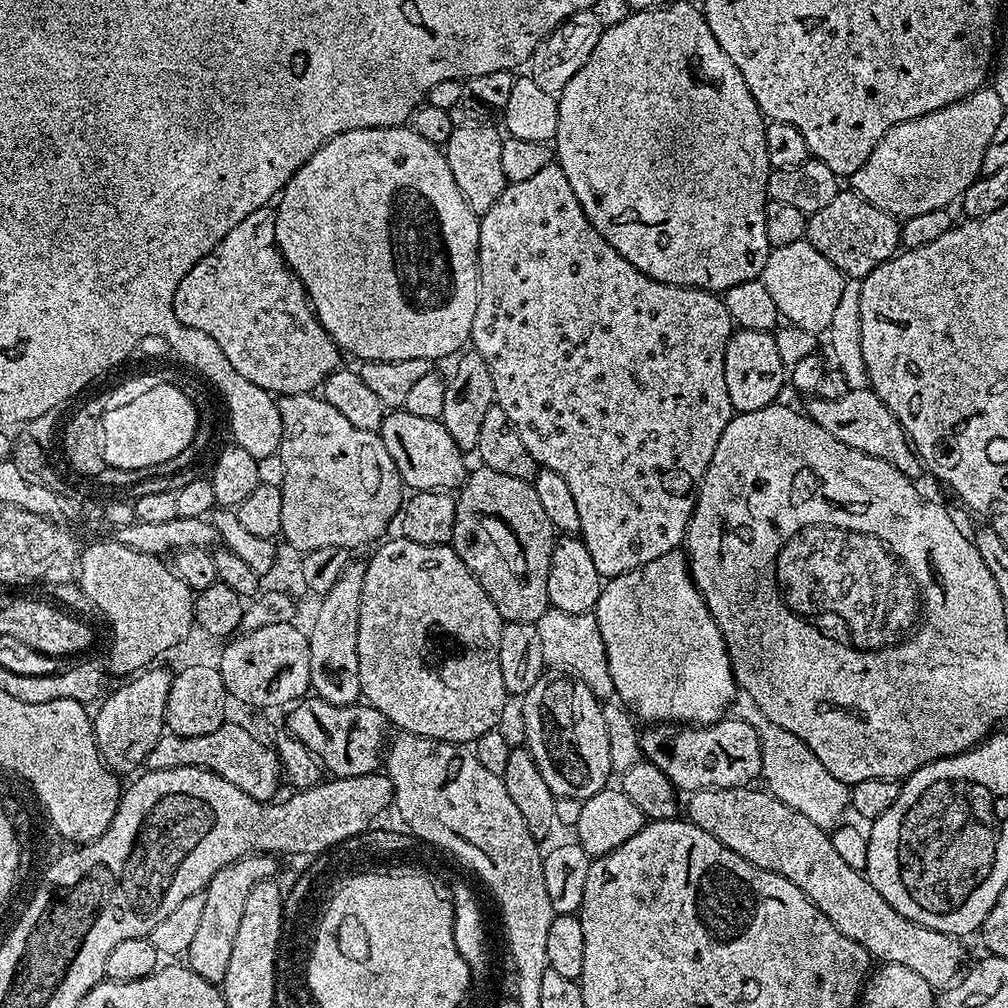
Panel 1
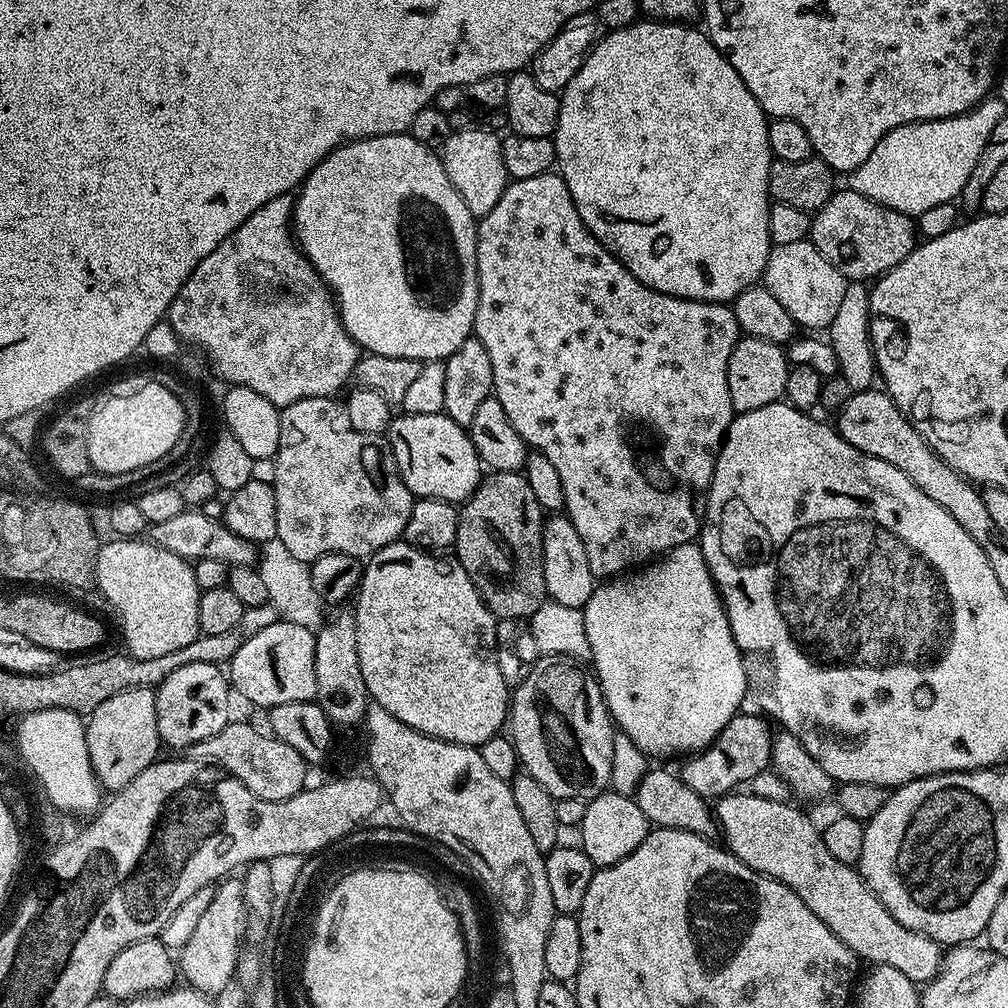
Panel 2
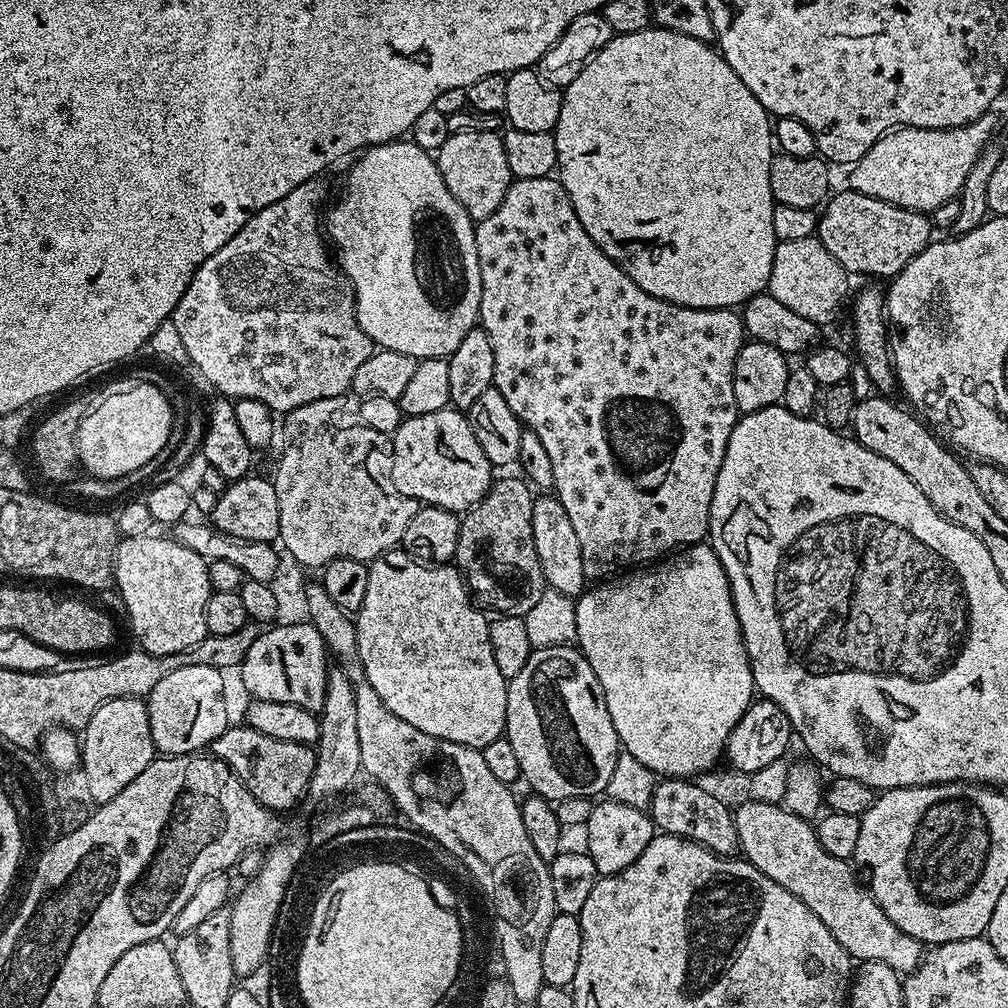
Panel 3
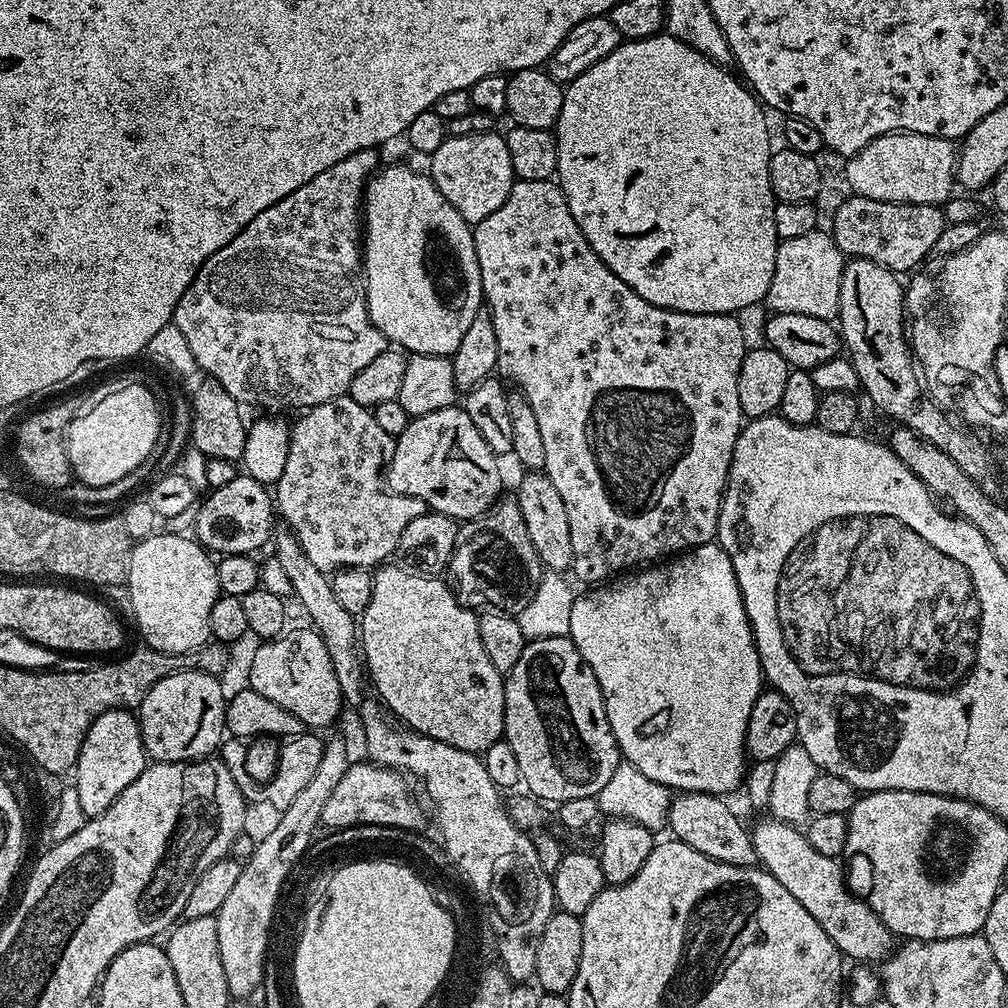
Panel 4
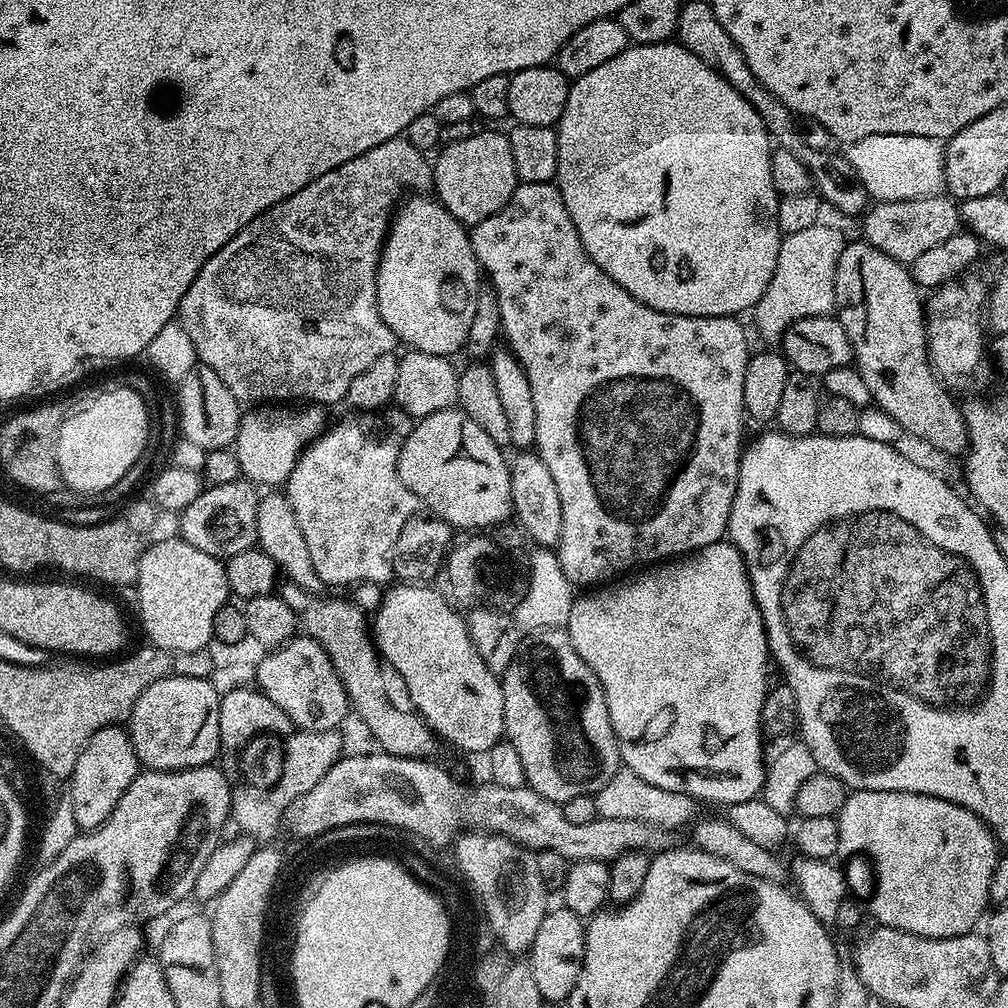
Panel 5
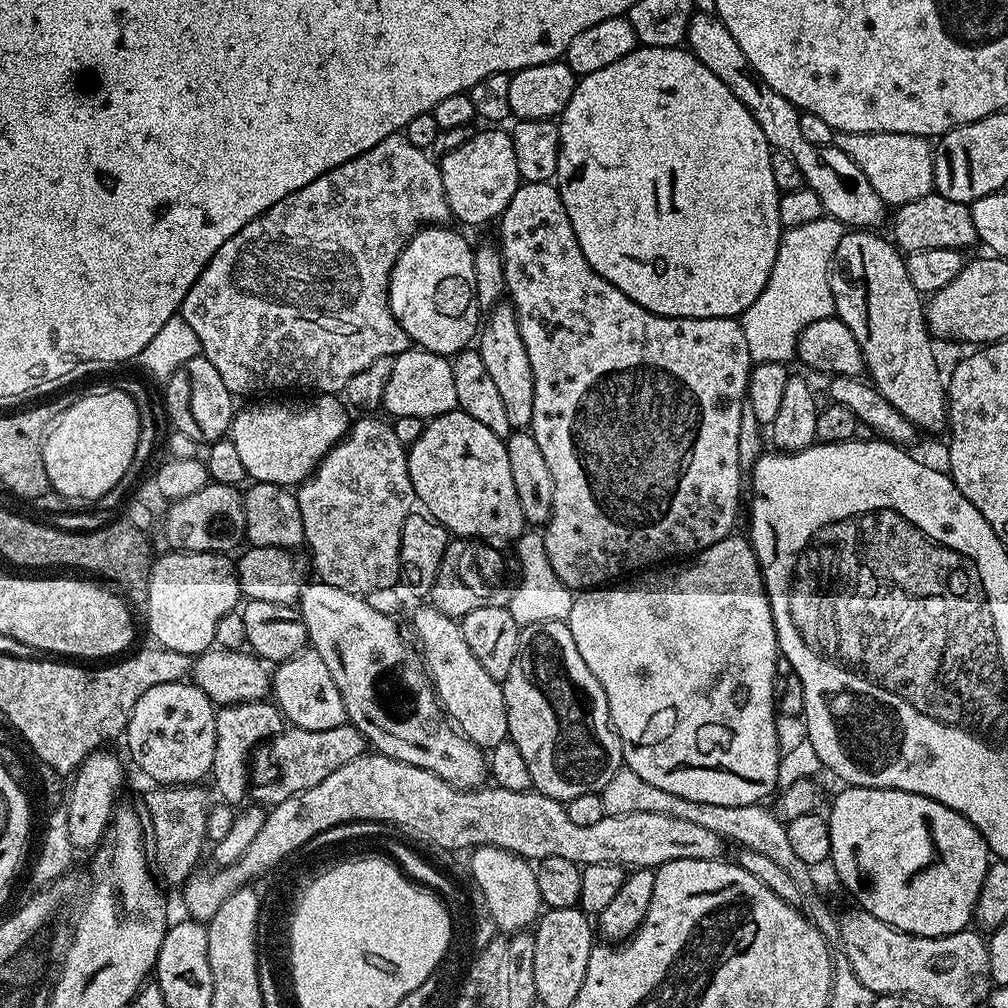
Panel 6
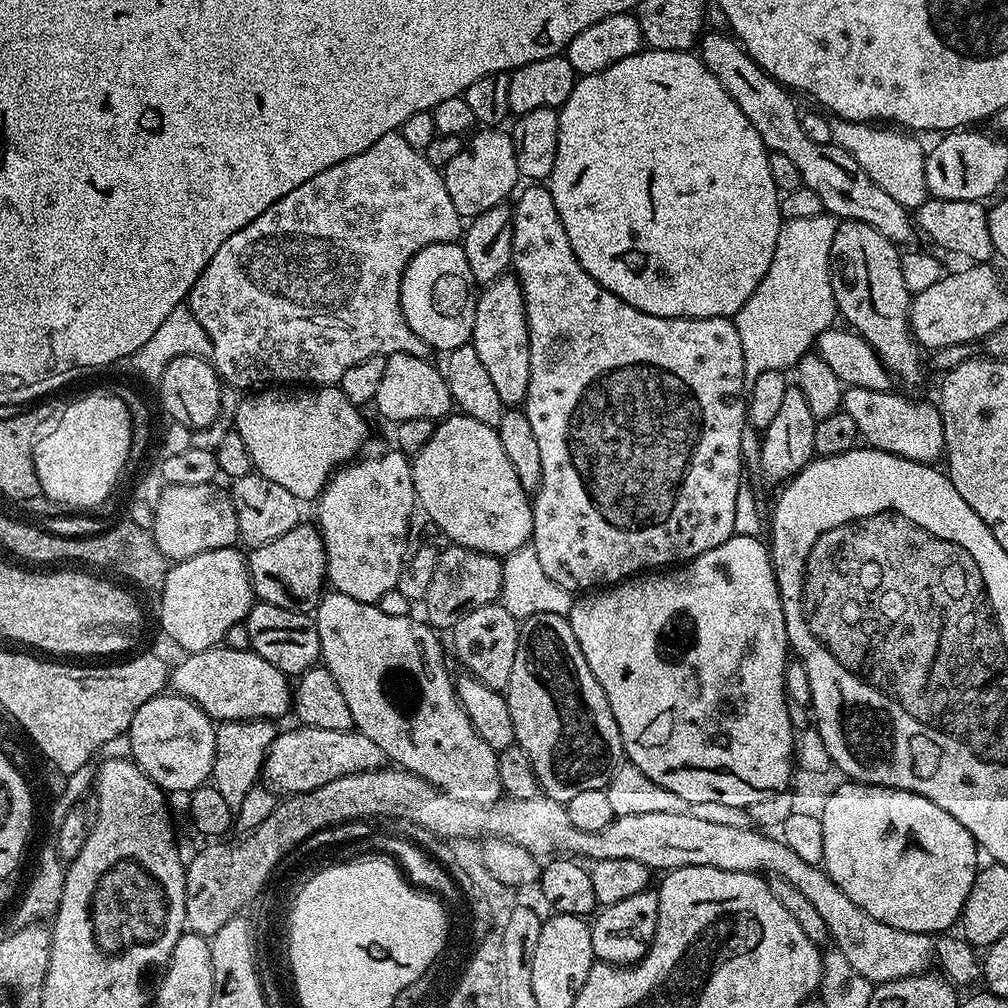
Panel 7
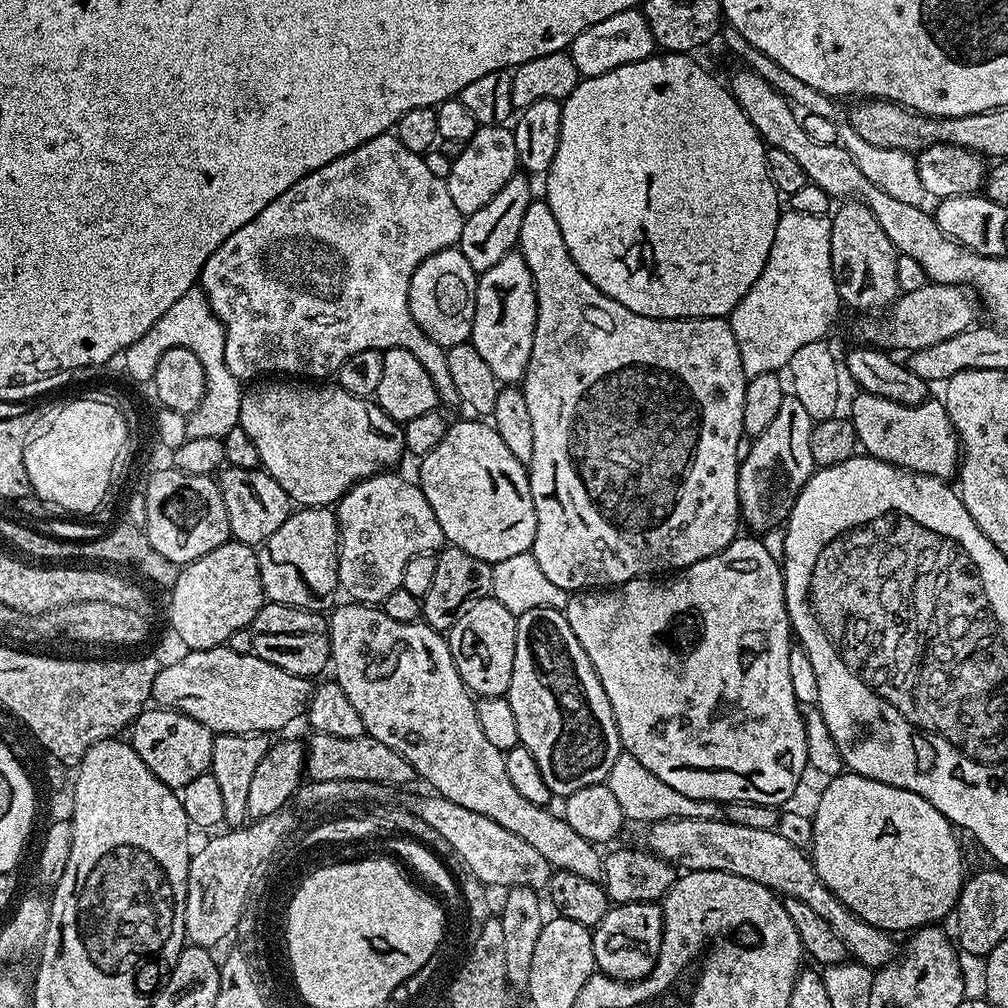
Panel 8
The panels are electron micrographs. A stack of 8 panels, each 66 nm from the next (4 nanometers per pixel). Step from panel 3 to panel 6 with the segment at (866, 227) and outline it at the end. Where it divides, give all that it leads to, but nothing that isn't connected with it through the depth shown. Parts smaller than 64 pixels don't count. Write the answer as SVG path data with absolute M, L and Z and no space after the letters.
M935 190L929 196L914 198L914 202L899 205L893 212L896 213L890 216L890 239L901 253L911 254L939 248L968 250L972 243L977 243L971 207L962 202L950 202L950 198L942 198Z

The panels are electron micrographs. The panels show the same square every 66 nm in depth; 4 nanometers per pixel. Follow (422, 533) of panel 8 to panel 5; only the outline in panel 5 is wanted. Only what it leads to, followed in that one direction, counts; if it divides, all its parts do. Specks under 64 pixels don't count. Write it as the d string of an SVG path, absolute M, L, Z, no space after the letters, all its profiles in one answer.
M353 411L348 415L352 416L344 416L333 424L331 421L305 448L286 482L286 495L298 518L302 538L306 538L310 562L314 562L314 570L318 570L321 585L355 586L366 582L387 585L393 579L394 542L398 542L402 526L406 526L410 517L417 515L418 501L402 478L398 478L400 444L395 436L388 433L383 419L366 412Z

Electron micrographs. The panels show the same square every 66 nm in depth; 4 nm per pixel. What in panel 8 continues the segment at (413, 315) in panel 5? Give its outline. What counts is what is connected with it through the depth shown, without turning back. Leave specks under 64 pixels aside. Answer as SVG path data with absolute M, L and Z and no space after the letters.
M459 247L435 252L420 263L414 278L410 278L410 314L414 314L414 322L422 326L426 335L445 350L471 341L477 279L478 273L466 262Z

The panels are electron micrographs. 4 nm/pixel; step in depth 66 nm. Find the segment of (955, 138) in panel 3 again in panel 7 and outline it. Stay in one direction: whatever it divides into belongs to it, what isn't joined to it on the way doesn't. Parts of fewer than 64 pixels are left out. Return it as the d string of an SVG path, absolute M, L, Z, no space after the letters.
M841 116L830 119L832 143L846 150L846 154L850 154L866 174L870 174L873 182L890 194L890 198L902 202L902 206L909 210L918 209L930 199L926 186L925 145L920 145L916 141L919 139L907 131L882 128L885 127L873 126L863 120L846 120Z

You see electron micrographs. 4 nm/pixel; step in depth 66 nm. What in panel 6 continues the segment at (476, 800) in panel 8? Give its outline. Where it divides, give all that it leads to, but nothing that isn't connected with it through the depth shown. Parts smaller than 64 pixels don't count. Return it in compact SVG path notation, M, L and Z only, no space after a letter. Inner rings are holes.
M309 583L300 593L298 608L306 617L308 625L308 643L311 651L326 662L330 674L334 674L334 686L342 694L346 706L347 723L355 726L369 745L372 744L381 756L389 756L398 762L418 766L438 774L450 786L475 790L485 783L488 776L485 749L470 742L452 723L436 699L436 693L421 665L412 656L408 656L408 644L400 633L400 628L393 617L378 614L374 606L364 597L350 590L338 590L338 586ZM404 664L404 700L392 700L392 675Z

